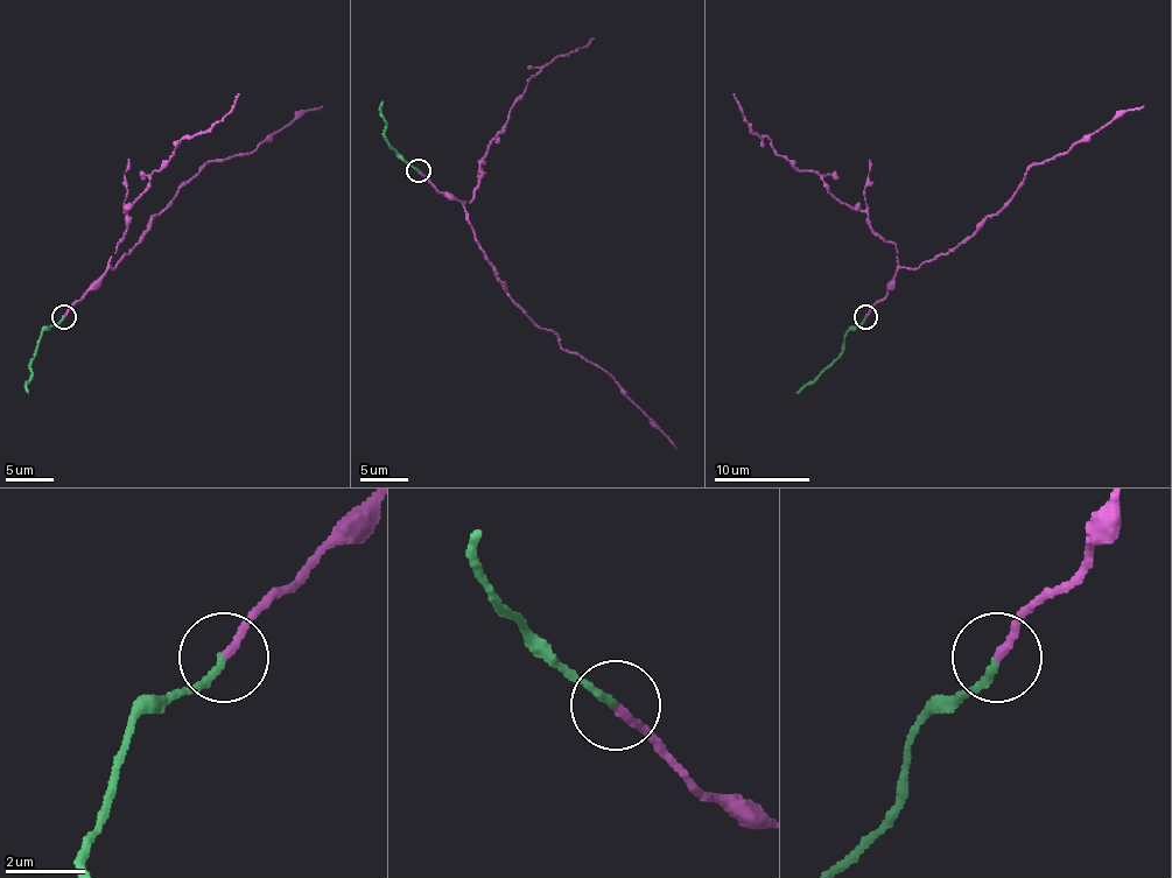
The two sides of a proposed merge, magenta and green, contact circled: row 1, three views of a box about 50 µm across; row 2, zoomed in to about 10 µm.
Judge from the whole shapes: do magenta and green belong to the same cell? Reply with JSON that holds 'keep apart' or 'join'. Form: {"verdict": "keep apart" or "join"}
{"verdict": "keep apart"}

